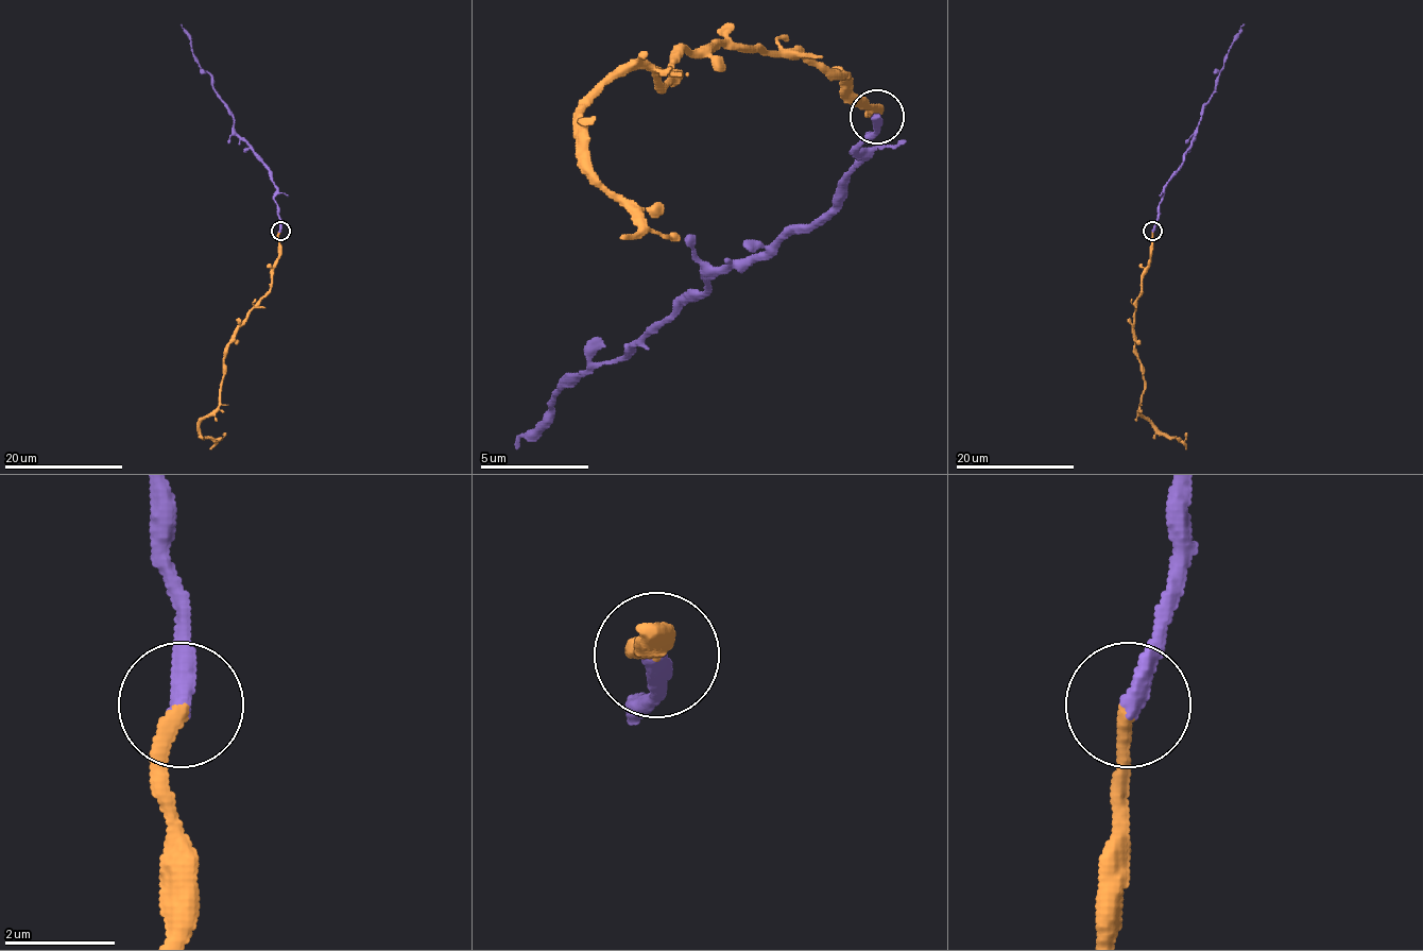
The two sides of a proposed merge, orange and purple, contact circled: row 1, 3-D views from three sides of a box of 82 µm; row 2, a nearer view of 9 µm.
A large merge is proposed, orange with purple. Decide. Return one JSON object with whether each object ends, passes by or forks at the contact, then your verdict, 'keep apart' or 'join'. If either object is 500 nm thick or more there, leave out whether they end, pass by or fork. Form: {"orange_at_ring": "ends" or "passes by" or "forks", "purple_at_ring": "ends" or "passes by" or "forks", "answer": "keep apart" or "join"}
{"orange_at_ring": "ends", "purple_at_ring": "ends", "answer": "join"}

